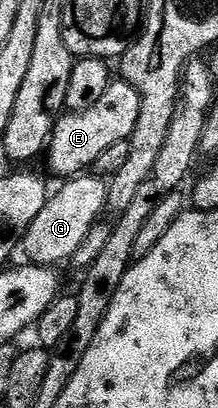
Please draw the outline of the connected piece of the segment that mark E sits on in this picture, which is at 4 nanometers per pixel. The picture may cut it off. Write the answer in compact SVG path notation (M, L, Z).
M121 79L111 80L107 85L104 95L87 109L63 112L59 121L54 121L48 135L56 135L56 141L48 141L48 144L56 149L58 169L70 169L75 175L81 174L93 161L98 161L102 153L109 151L113 145L118 145L127 140L133 134L138 122L138 112L141 109L141 98L137 90Z

